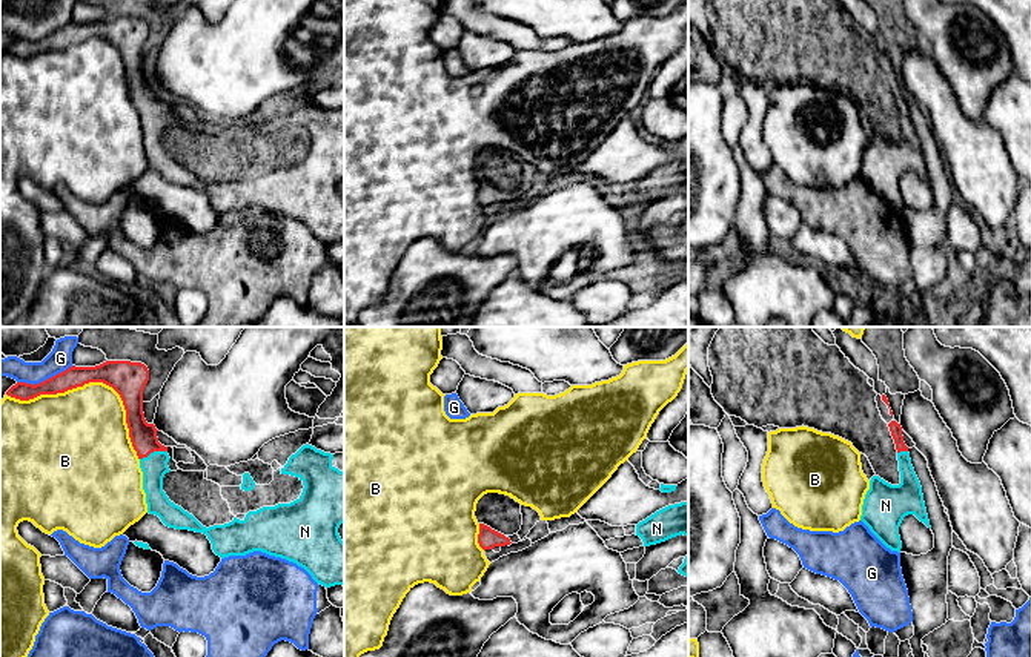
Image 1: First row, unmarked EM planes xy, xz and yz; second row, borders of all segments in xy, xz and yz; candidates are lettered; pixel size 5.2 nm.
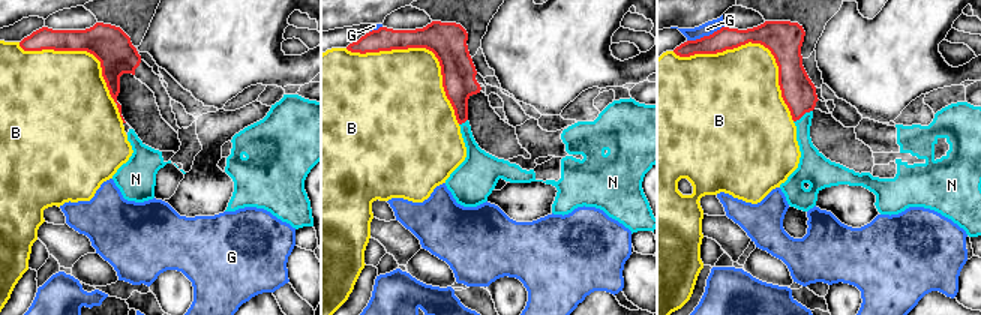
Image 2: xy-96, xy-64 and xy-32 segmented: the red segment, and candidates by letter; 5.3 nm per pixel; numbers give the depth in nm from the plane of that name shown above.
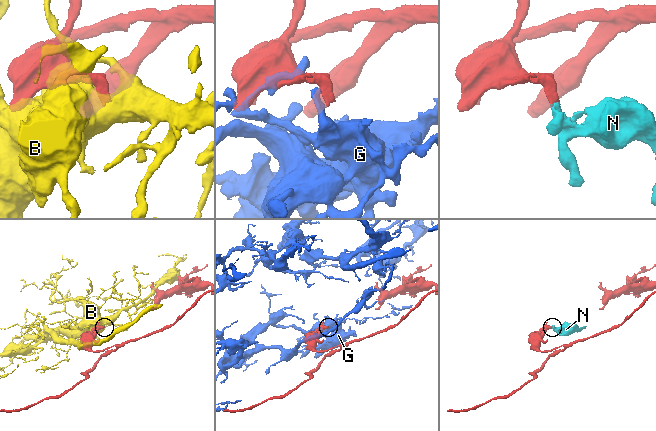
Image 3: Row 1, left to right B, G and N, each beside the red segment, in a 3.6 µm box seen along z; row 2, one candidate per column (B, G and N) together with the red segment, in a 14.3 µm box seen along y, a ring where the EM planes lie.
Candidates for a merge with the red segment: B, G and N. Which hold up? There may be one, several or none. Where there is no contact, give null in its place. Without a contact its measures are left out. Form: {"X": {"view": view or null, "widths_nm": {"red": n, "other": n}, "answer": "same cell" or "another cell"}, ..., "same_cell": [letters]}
{"B": {"view": "xy", "widths_nm": {"red": 180, "other": 420}, "answer": "another cell"}, "G": {"view": "xy", "widths_nm": {"red": 110, "other": 120}, "answer": "another cell"}, "N": {"view": "xy", "widths_nm": {"red": 140, "other": 140}, "answer": "same cell"}, "same_cell": ["N"]}

